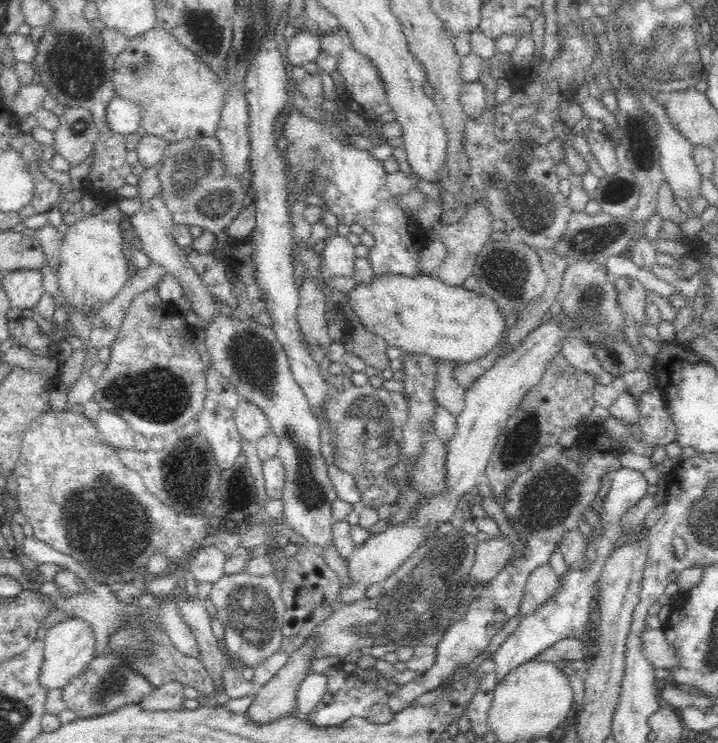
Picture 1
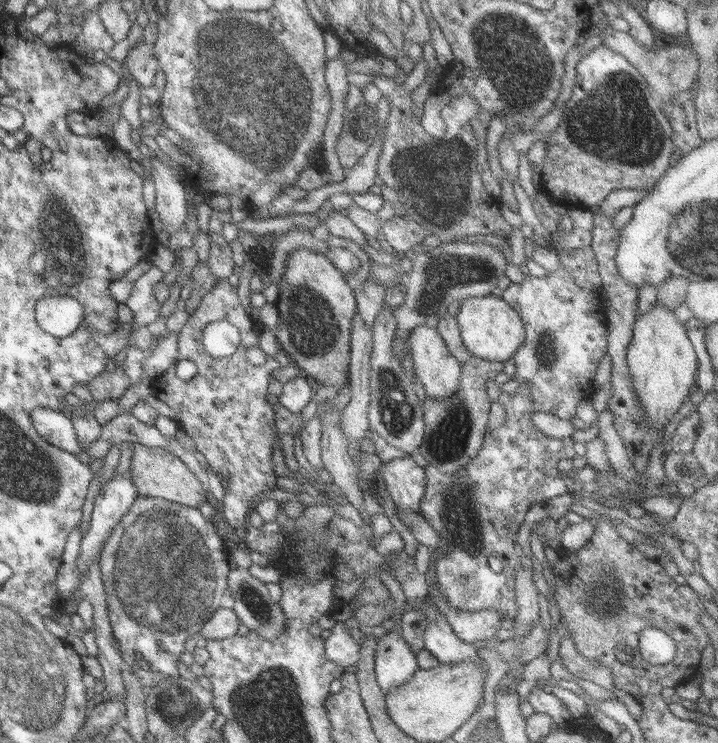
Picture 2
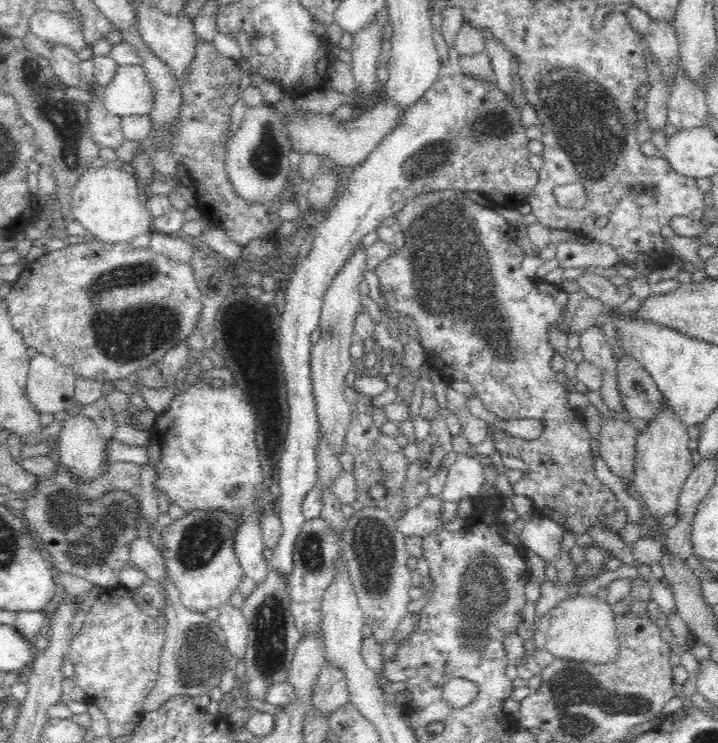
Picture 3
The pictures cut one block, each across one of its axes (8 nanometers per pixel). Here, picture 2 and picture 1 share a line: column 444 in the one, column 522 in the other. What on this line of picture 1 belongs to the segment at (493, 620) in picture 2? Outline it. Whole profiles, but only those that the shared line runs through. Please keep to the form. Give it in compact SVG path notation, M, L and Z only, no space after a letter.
M550 564L537 568L529 577L525 588L525 597L520 605L520 620L536 612L548 601L553 601L561 587L561 581Z

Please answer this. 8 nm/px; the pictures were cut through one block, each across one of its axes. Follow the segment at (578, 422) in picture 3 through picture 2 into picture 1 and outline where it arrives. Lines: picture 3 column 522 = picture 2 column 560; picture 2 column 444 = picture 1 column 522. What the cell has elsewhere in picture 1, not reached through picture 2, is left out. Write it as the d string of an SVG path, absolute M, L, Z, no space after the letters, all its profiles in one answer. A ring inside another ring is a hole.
M648 386L640 396L636 396L636 405L638 409L638 417L632 423L624 422L622 419L613 415L608 416L603 423L605 433L598 436L597 440L588 440L586 442L586 456L579 451L578 457L567 457L564 452L566 449L560 443L547 446L542 449L533 458L532 466L519 474L519 476L506 488L503 510L506 513L508 522L518 534L520 540L524 543L524 552L522 556L514 554L508 564L488 583L484 588L476 593L475 599L469 604L466 614L458 622L455 622L448 632L444 634L442 640L435 646L437 650L436 662L426 670L424 676L414 678L412 682L404 684L397 692L390 695L388 705L394 713L400 713L402 710L410 707L420 696L428 694L436 689L440 689L443 684L451 682L452 678L458 674L462 667L470 666L471 662L481 655L488 643L504 626L506 622L513 616L516 616L520 610L522 599L525 597L525 588L528 577L540 566L549 564L550 557L555 550L559 548L562 539L568 531L578 529L579 521L584 520L584 513L590 508L592 502L596 500L601 488L602 478L606 478L605 474L611 474L620 470L623 466L620 464L620 457L626 452L634 454L652 455L654 451L666 444L675 441L675 428L667 412L662 393L657 387ZM637 426L638 435L634 435L632 428Z

